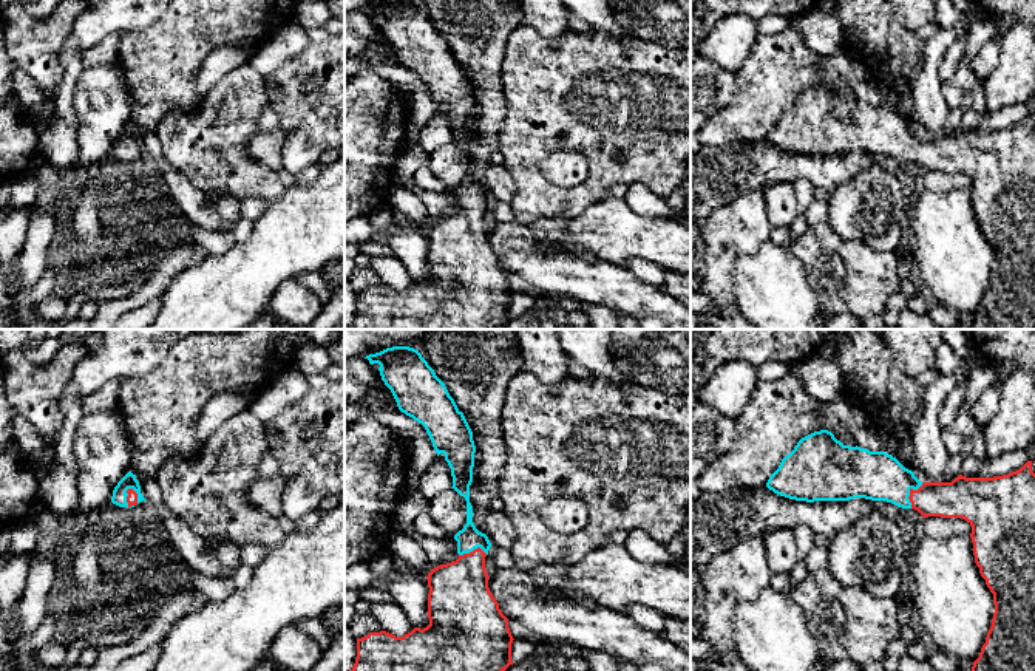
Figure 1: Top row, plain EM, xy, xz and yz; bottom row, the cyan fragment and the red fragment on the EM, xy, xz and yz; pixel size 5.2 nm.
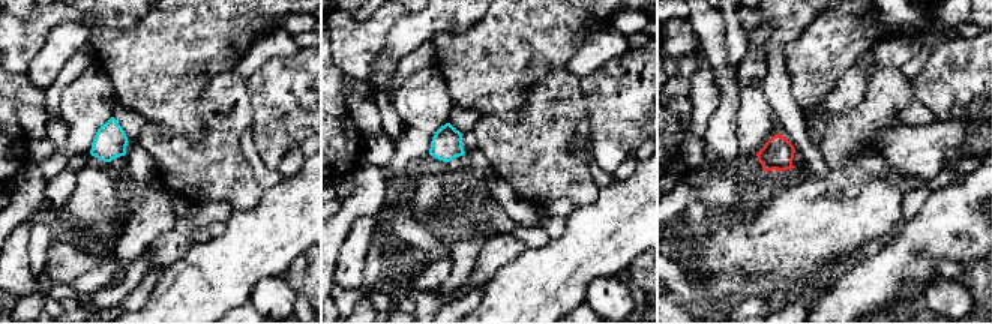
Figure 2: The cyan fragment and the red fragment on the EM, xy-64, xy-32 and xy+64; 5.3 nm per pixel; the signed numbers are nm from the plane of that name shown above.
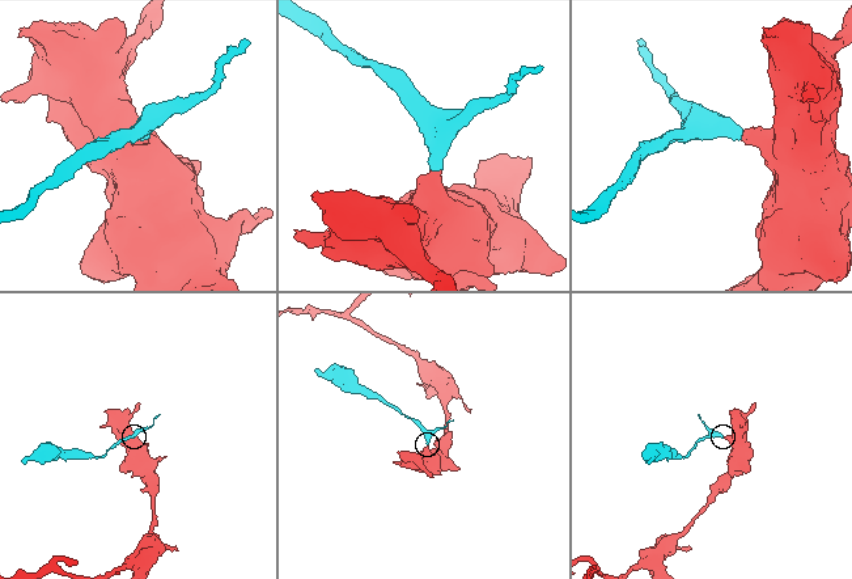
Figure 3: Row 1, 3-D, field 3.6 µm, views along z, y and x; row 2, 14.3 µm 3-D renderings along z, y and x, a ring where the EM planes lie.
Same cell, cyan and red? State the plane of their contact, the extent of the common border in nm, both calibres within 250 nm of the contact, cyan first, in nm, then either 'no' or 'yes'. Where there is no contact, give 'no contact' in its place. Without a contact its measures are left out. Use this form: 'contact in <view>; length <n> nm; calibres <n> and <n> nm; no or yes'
contact in xy; length 110 nm; calibres 80 and 60 nm; yes

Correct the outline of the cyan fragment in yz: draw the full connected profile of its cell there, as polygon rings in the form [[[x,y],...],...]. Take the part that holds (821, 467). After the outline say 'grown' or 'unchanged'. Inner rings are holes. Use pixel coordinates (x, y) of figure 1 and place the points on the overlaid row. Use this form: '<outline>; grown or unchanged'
[[[828,430],[802,438],[769,476],[766,487],[796,501],[850,501],[865,498],[915,509],[922,518],[962,518],[972,526],[975,563],[993,594],[992,626],[972,671],[1035,671],[1035,473],[1032,461],[993,478],[921,482],[896,458],[843,445]]]; grown

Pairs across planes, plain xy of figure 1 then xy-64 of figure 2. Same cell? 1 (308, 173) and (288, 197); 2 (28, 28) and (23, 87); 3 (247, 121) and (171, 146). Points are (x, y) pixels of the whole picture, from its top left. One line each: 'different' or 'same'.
1: different
2: different
3: same

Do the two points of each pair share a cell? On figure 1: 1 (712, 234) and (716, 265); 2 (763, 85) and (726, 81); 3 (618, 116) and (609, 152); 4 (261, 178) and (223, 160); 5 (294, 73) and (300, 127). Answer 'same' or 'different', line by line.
1: same
2: different
3: same
4: same
5: same

